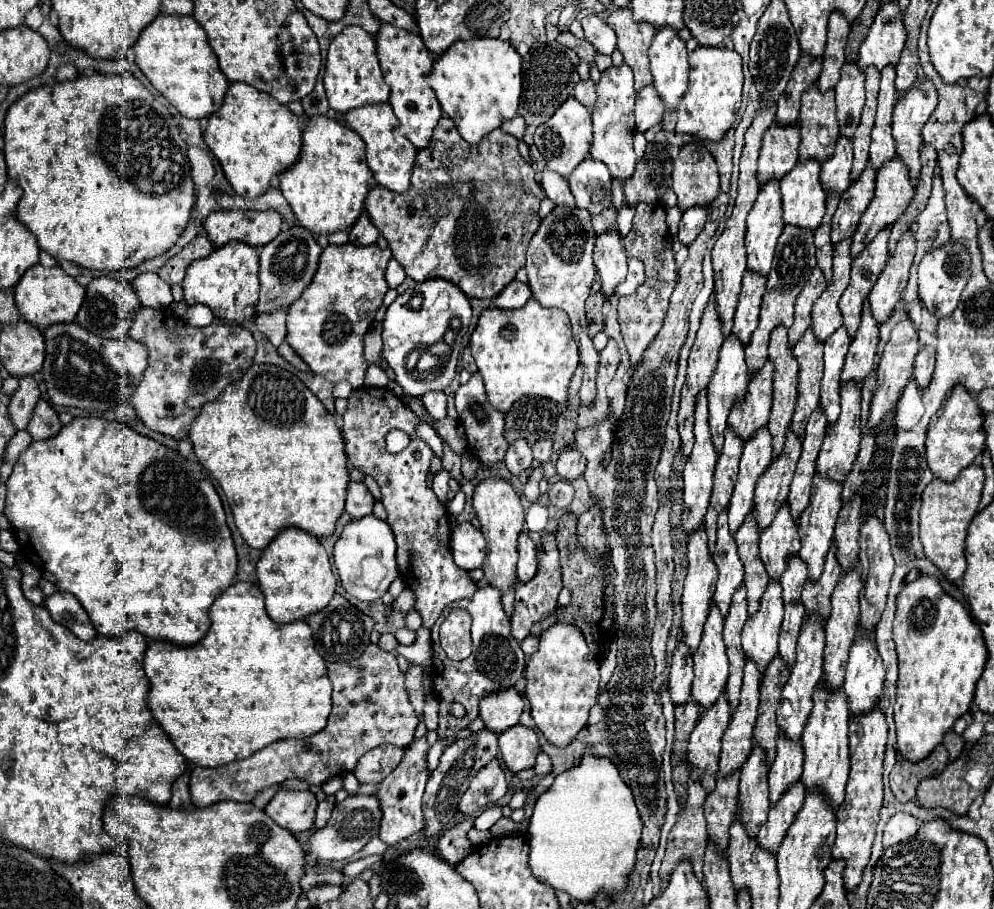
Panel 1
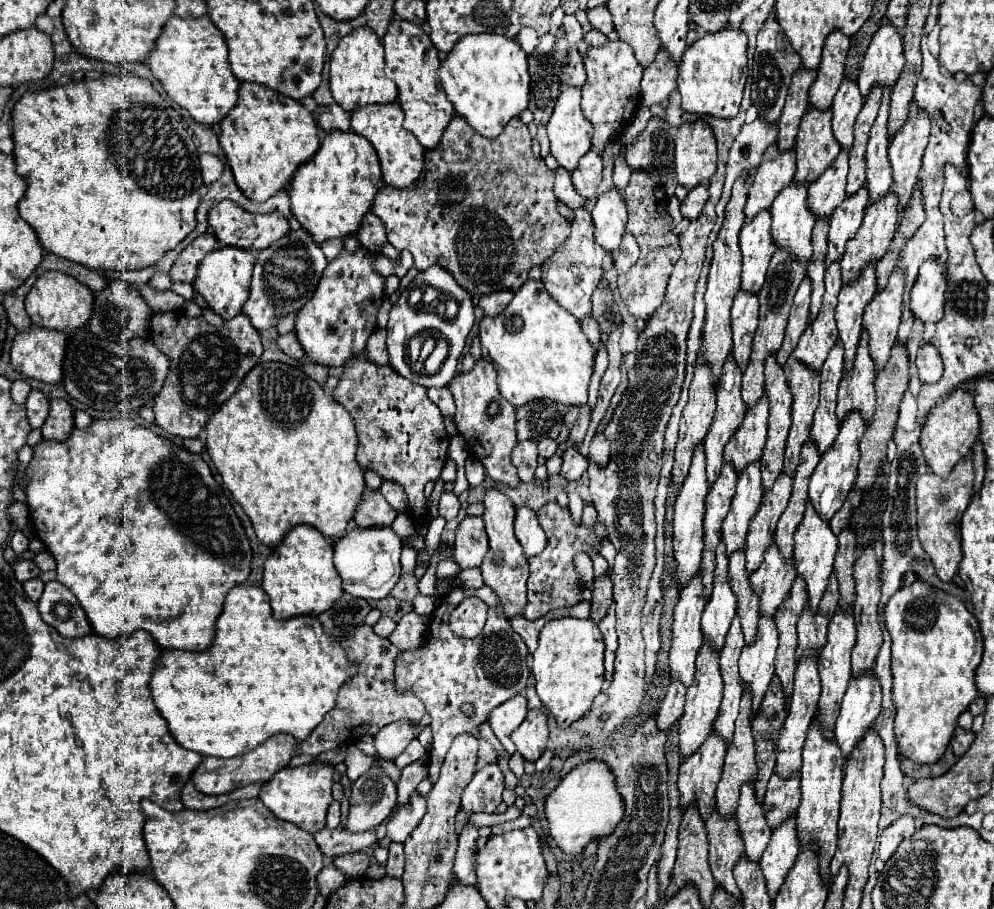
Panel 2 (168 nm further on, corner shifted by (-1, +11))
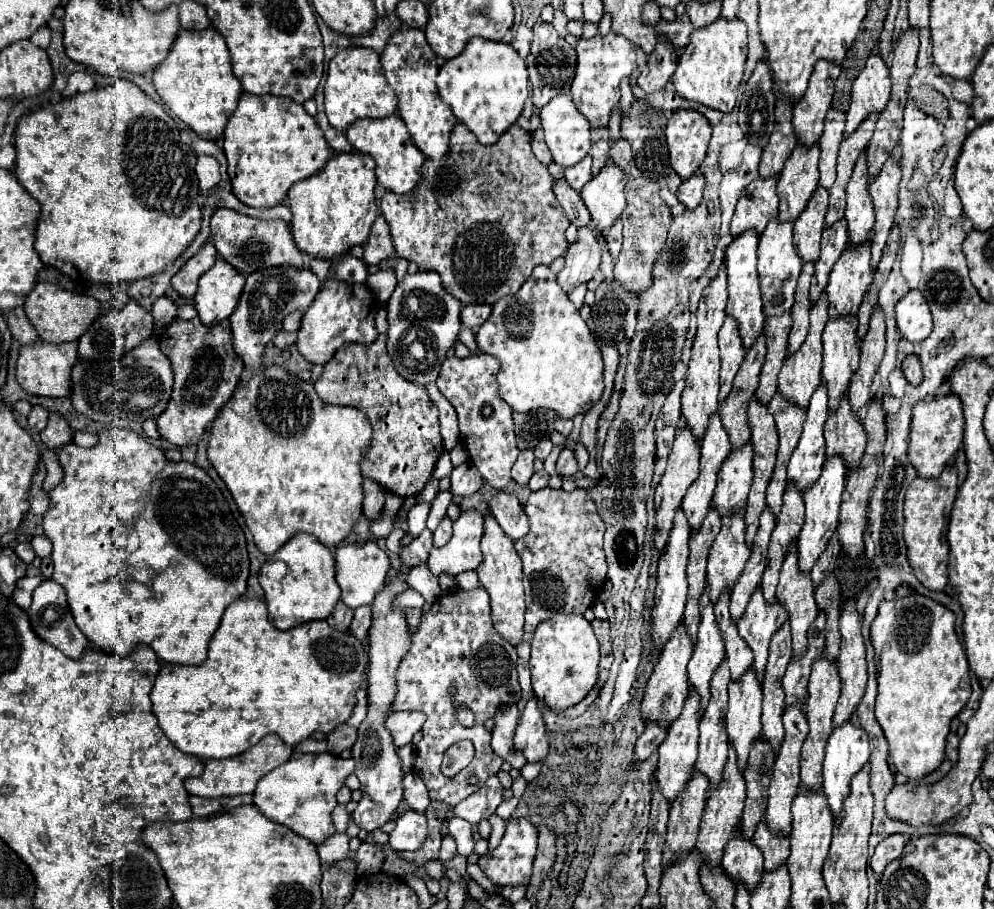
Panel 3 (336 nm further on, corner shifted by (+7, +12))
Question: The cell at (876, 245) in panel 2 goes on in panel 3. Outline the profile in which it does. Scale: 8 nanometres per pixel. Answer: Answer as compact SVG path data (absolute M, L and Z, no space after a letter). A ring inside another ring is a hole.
M870 240L858 248L846 248L834 264L826 288L830 318L858 314L860 302L872 284Z

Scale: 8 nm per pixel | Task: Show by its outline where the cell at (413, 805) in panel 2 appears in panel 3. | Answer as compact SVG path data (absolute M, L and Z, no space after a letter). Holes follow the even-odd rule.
M408 810L402 814L396 822L396 828L390 832L390 846L392 850L420 850L420 844L424 844L424 838L428 836L428 824L426 816L418 814L414 810Z

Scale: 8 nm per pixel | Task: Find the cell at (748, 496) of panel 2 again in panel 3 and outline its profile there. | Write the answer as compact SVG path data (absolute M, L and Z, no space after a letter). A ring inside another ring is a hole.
M744 514L724 516L722 520L722 530L708 558L708 594L712 602L718 602L724 590L734 588L750 554L744 542Z

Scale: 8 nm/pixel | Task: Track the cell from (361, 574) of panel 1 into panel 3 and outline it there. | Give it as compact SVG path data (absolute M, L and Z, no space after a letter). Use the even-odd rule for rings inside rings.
M366 542L362 546L342 544L336 548L336 582L342 588L342 602L348 608L360 608L370 604L388 580L388 570L390 558L380 546L376 546L376 542Z

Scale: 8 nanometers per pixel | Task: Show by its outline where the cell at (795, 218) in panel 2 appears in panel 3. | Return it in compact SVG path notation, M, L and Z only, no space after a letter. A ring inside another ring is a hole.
M768 222L766 230L760 234L758 244L758 276L760 276L760 292L762 292L762 312L764 316L780 316L786 314L794 304L796 280L802 270L802 260L792 242L792 222Z

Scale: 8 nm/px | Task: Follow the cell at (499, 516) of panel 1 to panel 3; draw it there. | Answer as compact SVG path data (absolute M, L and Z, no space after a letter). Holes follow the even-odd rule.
M490 514L484 518L484 538L482 538L482 552L484 552L484 562L478 566L478 578L482 588L490 594L490 606L492 606L492 622L496 632L504 640L508 640L512 646L518 646L524 640L524 588L522 588L522 562L520 556L514 550L512 540L500 530L498 522Z

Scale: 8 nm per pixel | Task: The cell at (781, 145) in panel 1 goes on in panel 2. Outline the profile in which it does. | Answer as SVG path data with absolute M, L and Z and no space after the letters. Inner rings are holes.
M772 143L764 153L764 159L754 175L754 181L748 189L748 203L746 203L746 219L752 219L758 211L768 209L772 199L794 179L796 171L796 151L780 151L778 143Z

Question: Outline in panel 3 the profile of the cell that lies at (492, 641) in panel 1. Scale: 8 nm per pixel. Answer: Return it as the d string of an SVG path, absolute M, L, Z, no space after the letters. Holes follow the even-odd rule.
M476 588L470 592L446 592L422 616L418 632L412 634L410 652L404 656L396 674L398 692L392 710L422 710L428 716L422 728L424 738L416 748L414 772L424 780L432 800L456 806L460 800L468 798L500 770L502 758L492 752L492 734L486 730L484 722L488 718L494 718L496 710L502 704L516 704L520 700L516 660L516 648L510 646L504 638L500 638L500 634L492 626L488 610L488 592L484 588ZM452 684L456 684L454 696L450 696L448 692ZM458 706L474 712L476 718L472 726L464 726L456 720L454 712ZM460 740L470 740L476 748L476 756L456 776L456 780L452 780L442 776L440 762L444 752ZM470 774L478 776L478 784L468 784Z

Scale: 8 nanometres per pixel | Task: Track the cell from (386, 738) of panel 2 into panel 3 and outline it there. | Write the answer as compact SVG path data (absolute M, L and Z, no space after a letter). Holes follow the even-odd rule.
M406 710L406 712L392 712L386 720L388 730L394 736L394 744L396 746L404 746L412 742L412 736L422 730L426 718L422 712L416 710Z

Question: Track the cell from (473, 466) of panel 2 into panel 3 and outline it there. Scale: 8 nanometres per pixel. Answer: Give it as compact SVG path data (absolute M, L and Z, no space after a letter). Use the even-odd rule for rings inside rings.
M464 462L462 466L454 468L450 474L450 492L452 496L472 496L480 486L484 484L484 478L480 478L480 472L472 462Z

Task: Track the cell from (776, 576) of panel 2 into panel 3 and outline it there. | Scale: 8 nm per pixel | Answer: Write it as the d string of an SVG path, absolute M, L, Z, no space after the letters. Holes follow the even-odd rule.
M756 588L738 624L738 632L740 632L740 638L744 638L748 648L754 652L752 668L760 682L764 682L764 674L766 674L770 638L776 634L776 630L780 630L780 626L786 620L788 620L786 608L780 602L774 602L772 606L768 606L762 596L762 588Z

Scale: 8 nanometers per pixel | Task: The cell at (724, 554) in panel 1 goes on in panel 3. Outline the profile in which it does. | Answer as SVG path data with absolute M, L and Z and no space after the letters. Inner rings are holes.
M708 592L700 596L700 626L698 626L698 644L688 662L688 682L700 694L700 712L710 698L710 680L716 672L716 666L724 660L724 638L716 628L714 604L708 598Z

